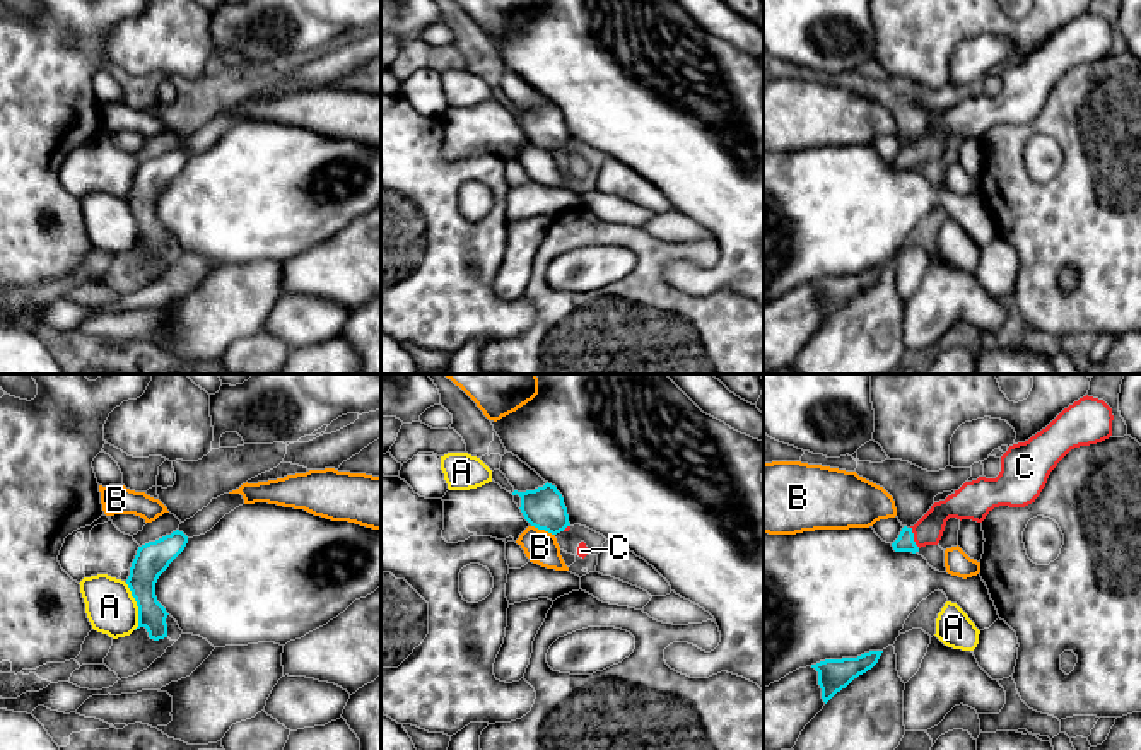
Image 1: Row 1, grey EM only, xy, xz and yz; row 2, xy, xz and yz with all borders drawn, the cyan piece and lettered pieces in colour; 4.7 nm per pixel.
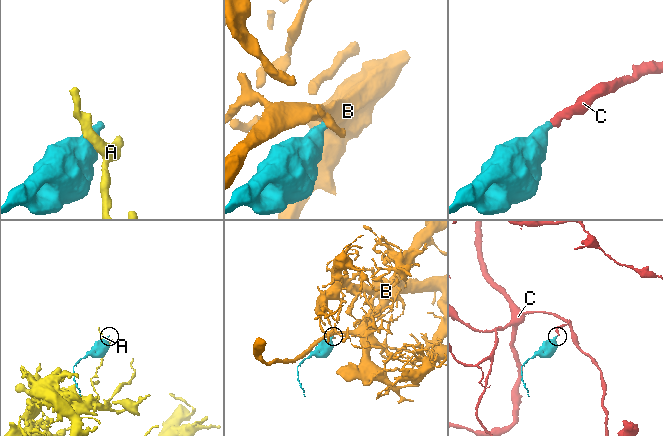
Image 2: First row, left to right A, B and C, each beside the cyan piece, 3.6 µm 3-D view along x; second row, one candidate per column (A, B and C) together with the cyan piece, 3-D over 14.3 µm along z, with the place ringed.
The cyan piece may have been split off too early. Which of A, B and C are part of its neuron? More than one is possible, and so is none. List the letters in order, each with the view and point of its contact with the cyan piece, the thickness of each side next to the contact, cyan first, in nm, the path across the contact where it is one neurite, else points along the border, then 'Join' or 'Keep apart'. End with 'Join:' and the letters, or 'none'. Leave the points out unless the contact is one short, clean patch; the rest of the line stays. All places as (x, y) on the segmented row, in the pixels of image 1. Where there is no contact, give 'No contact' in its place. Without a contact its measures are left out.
A: Touches cyan at xy (137, 605). Thickness 160 nm (cyan) against 240 nm. Keep apart
B: Touches cyan at xz (544, 528). Thickness 200 nm (cyan) against 160 nm. Boundary: xz (532, 525), (554, 535). Keep apart
C: Touches cyan at yz (912, 537). Thickness 80 nm (cyan) against 140 nm. Path across: yz (906, 542), (912, 537), (928, 530). Join
Join: C

